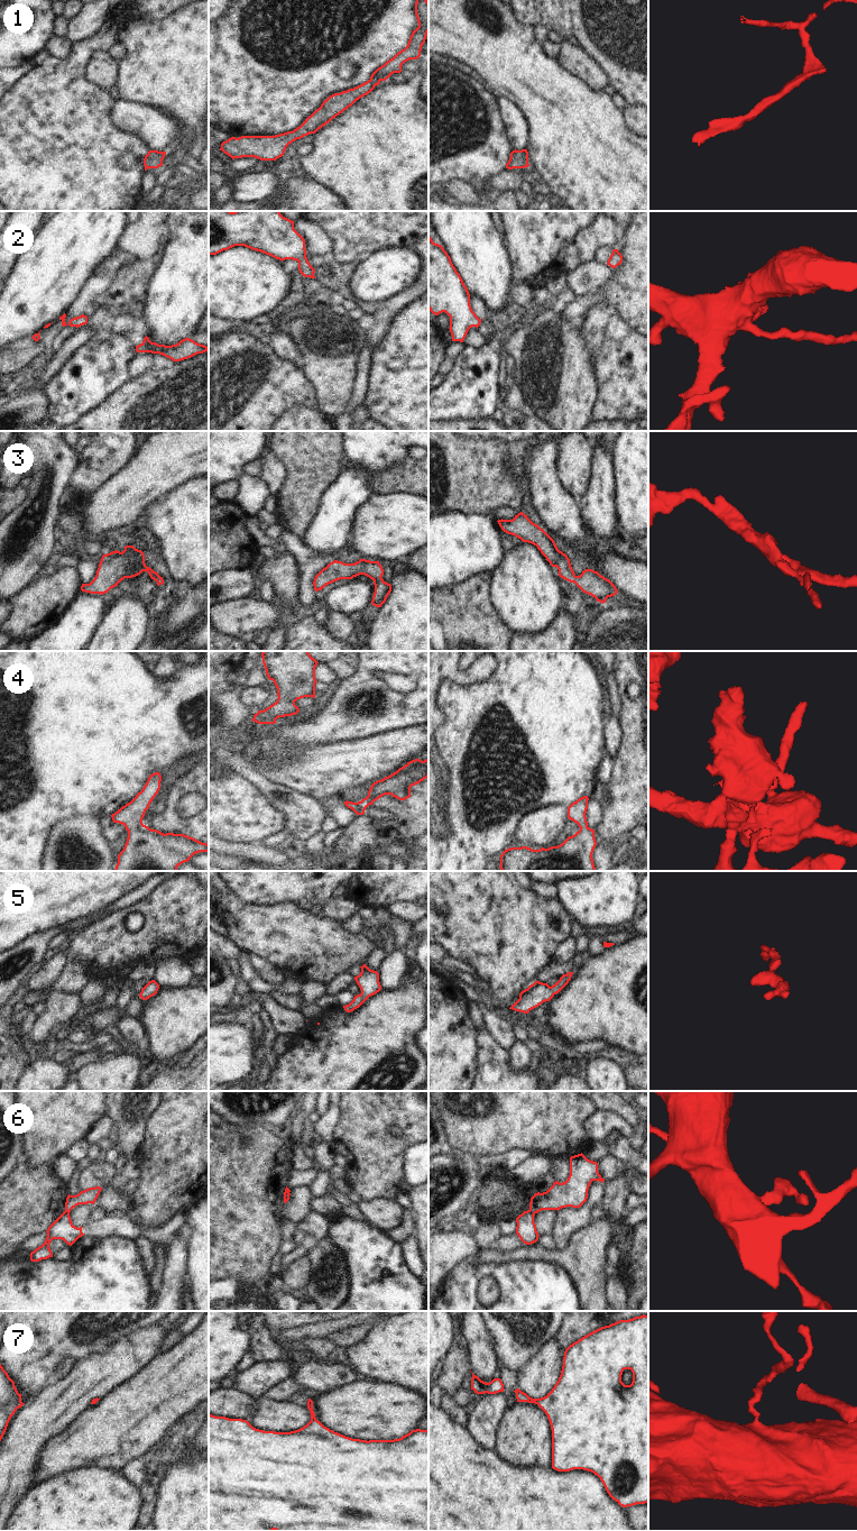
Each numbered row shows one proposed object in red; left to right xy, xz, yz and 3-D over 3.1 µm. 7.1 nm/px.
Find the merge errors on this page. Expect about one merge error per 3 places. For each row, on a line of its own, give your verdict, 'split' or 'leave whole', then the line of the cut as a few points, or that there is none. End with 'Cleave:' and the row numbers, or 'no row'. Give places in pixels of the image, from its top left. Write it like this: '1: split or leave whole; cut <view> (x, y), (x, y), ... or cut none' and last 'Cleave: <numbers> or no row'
1: leave whole; cut none
2: leave whole; cut none
3: leave whole; cut none
4: leave whole; cut none
5: leave whole; cut none
6: split; cut yz (528, 1210), (534, 1213)
7: leave whole; cut none
Cleave: 6

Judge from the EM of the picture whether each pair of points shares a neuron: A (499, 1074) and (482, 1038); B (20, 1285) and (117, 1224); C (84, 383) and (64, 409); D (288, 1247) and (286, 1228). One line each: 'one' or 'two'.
A: one
B: two
C: one
D: one

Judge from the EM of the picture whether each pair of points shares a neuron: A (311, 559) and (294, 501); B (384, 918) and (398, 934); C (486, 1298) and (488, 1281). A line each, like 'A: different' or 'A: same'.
A: different
B: same
C: same

